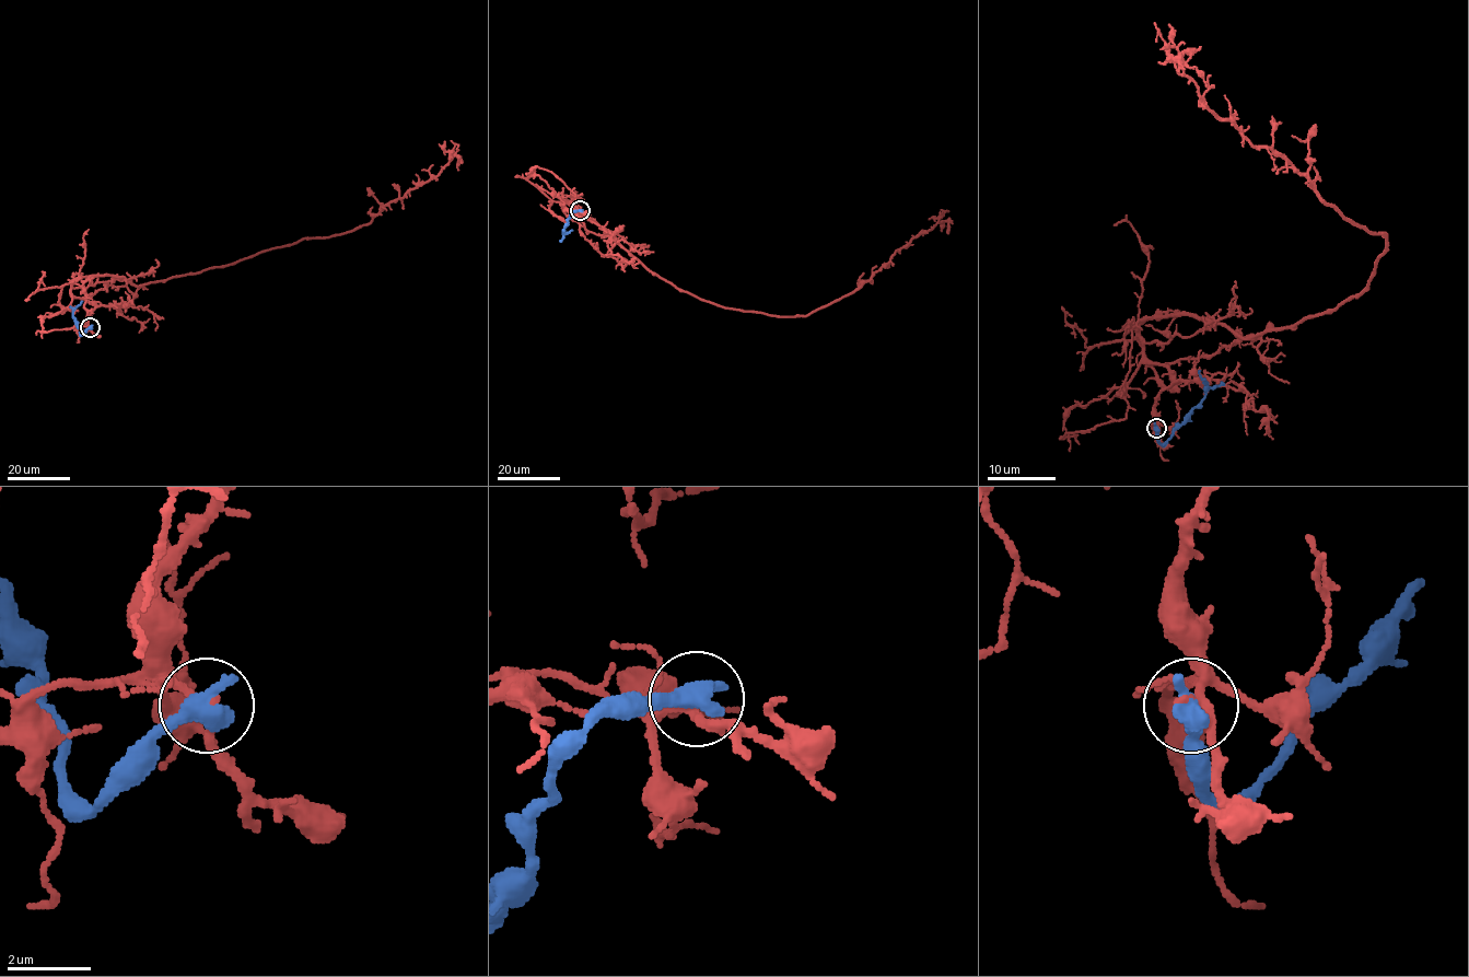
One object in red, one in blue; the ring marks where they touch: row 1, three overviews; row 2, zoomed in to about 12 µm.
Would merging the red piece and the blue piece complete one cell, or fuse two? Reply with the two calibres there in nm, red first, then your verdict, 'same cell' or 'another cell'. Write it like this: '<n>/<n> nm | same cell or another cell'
180/650 nm | another cell

